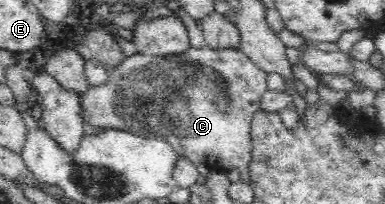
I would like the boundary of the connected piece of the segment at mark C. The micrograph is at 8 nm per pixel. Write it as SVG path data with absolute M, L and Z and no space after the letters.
M201 47L201 49L190 48L187 52L181 53L181 55L147 55L136 54L127 56L119 65L108 69L107 83L98 86L90 86L85 93L80 97L82 116L85 123L98 127L100 129L114 129L123 130L127 132L133 132L135 135L140 135L144 138L161 138L168 141L173 150L177 152L180 157L188 157L193 165L207 165L212 170L227 170L230 173L235 174L240 167L249 167L251 159L253 159L253 146L251 145L251 127L253 121L253 115L256 111L261 110L261 97L268 90L267 79L268 73L257 67L253 60L249 58L243 51L237 49L221 49L215 50L212 48Z

